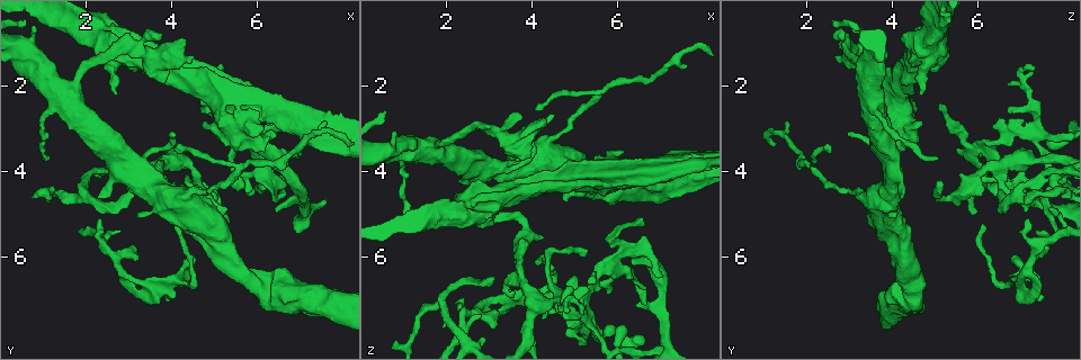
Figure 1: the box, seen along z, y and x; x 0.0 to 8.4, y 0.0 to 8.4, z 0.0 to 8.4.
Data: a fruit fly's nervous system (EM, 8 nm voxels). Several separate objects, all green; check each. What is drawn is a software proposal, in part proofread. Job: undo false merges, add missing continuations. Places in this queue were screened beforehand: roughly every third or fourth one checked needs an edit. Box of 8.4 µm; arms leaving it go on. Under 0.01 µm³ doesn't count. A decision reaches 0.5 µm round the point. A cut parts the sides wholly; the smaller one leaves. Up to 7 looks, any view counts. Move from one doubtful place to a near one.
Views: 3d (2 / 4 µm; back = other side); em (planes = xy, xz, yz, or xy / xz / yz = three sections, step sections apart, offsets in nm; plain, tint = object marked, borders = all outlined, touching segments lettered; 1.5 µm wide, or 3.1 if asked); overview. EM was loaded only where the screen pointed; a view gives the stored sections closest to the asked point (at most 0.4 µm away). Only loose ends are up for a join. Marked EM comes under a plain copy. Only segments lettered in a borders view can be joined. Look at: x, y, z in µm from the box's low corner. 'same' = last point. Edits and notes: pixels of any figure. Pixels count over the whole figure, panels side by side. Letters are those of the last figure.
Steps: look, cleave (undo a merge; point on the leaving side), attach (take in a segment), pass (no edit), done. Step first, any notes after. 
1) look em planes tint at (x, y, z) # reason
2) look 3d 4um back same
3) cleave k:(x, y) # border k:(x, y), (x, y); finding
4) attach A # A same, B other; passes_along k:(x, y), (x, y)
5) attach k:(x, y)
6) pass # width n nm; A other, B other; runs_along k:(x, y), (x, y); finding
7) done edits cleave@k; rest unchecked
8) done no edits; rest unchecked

look em yz step 4 borders at (4.80, 2.85, 4.70)

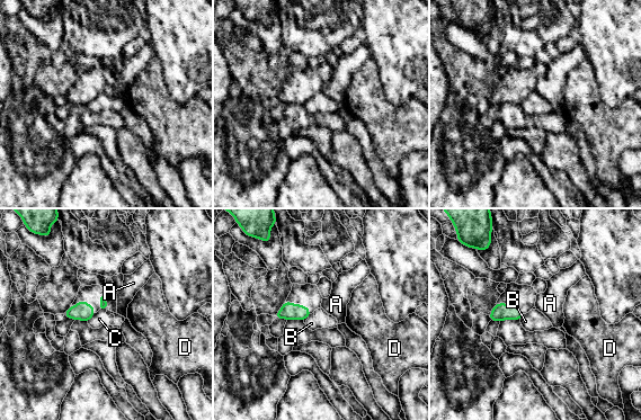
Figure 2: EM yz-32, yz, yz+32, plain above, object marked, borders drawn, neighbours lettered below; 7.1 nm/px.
look em planes borders same

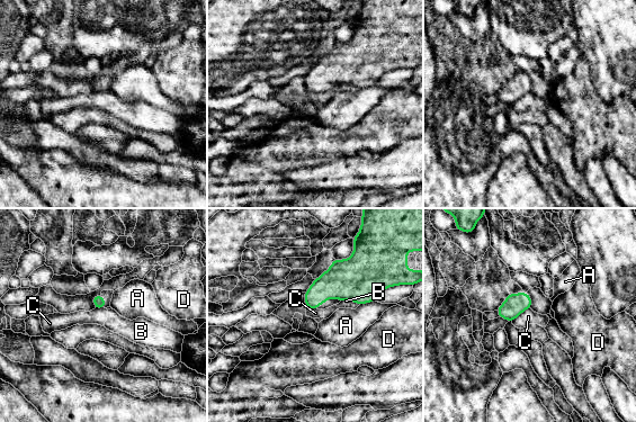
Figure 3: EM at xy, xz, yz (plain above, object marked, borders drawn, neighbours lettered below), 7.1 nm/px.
pass # A other, B other, C other, D other; border 3:(375, 299), (359, 305); none of them fits

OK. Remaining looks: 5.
look 3d 2um at (3.85, 4.60, 5.25) # sharp bend

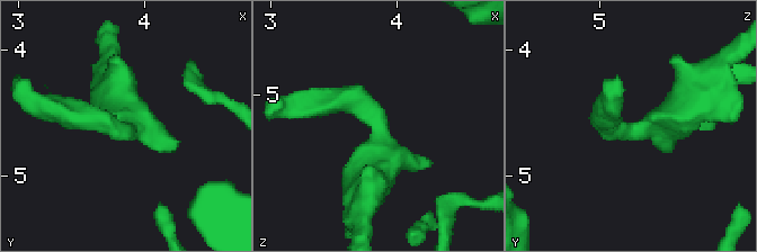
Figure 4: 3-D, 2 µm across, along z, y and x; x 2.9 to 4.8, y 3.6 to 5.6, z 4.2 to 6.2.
look em planes borders at (3.88, 4.62, 5.22)

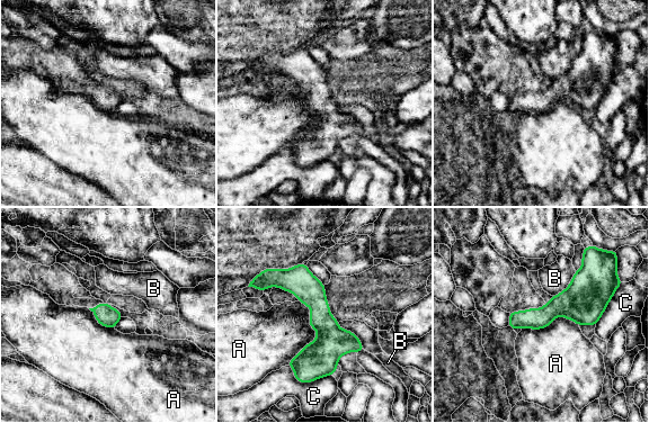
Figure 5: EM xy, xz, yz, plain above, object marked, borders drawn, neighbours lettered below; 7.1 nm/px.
pass # A other, B other, C other; runs_along 5:(265, 272), (319, 306), (319, 369); all the same neuron

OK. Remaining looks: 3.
look 3d 2um at (6.05, 3.50, 5.95) # two arms at a narrow angle

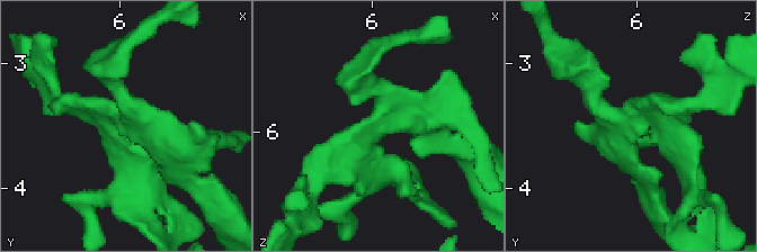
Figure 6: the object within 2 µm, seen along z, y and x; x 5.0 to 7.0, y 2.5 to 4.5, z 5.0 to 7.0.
look em xy step 8 tint at (6.08, 3.54, 6.00) # now the EM

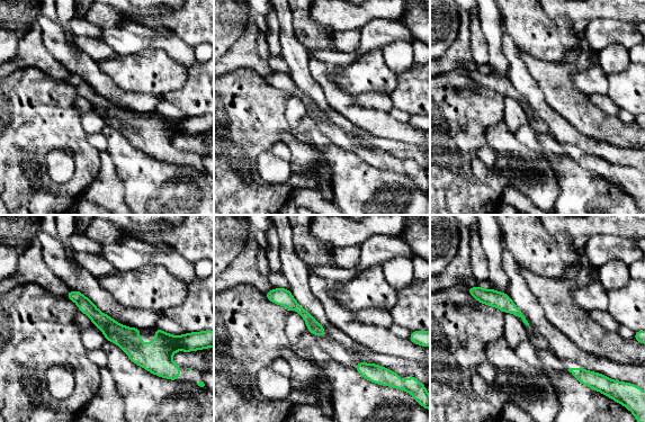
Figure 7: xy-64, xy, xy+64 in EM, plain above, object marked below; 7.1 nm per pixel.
look em planes borders same

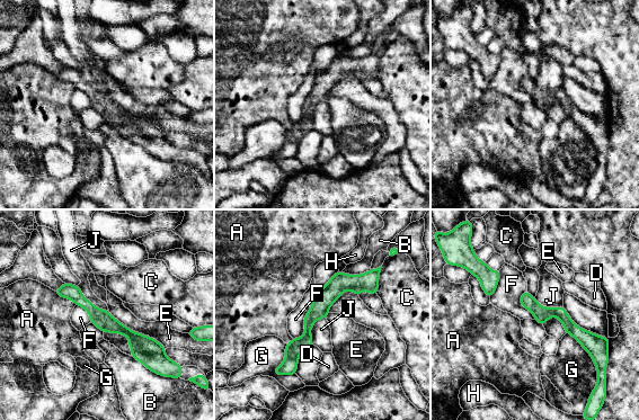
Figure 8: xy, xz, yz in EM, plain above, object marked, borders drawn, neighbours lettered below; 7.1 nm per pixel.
pass # A other, B other, C other, D other, E other, F other, G other, H other, J other; runs_along 8:(374, 276), (342, 283), (281, 369); all the same neuron

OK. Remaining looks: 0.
done no edits; rest unchecked

